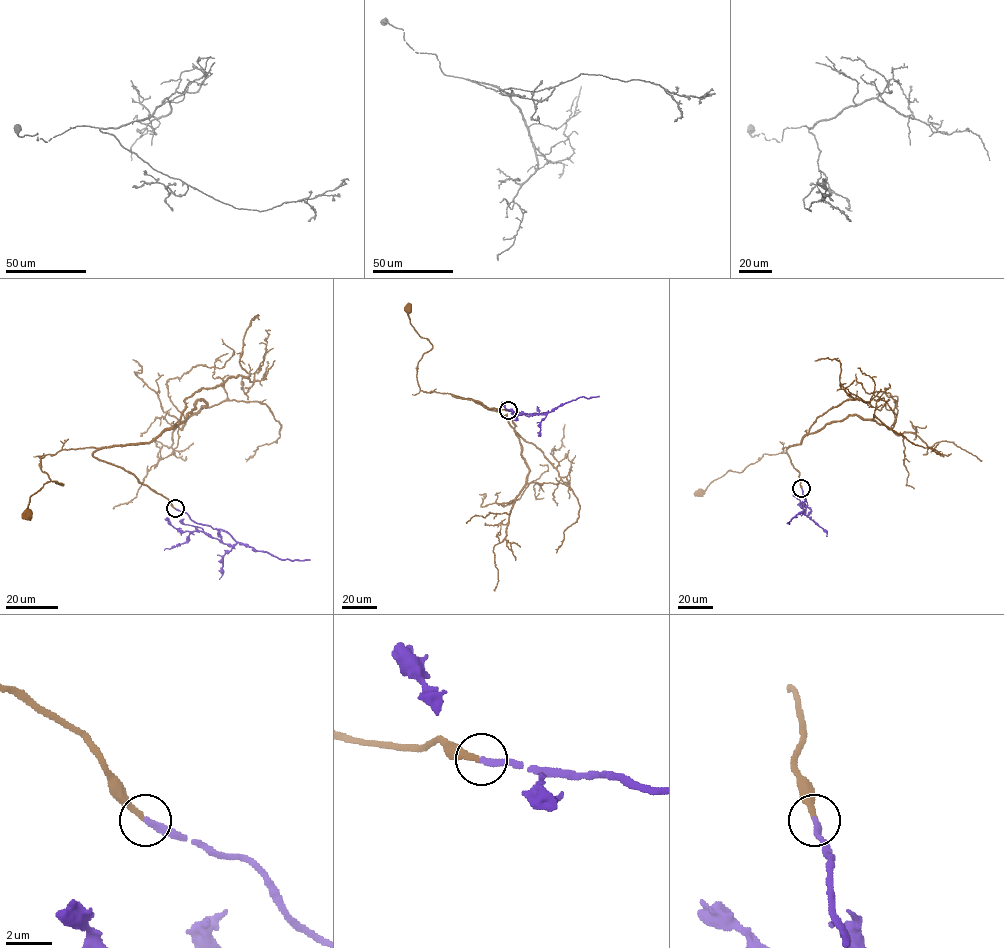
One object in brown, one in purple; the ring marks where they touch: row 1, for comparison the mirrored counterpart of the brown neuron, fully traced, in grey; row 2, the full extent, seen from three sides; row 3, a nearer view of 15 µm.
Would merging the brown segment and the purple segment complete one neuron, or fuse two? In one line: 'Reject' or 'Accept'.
Accept

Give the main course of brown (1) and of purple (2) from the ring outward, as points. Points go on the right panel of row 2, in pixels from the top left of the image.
1: (801, 488), (799, 472), (784, 447), (780, 453), (764, 454), (740, 472), (729, 469), (698, 492)
2: (801, 488), (805, 499), (803, 512), (804, 503), (811, 511), (806, 517)

